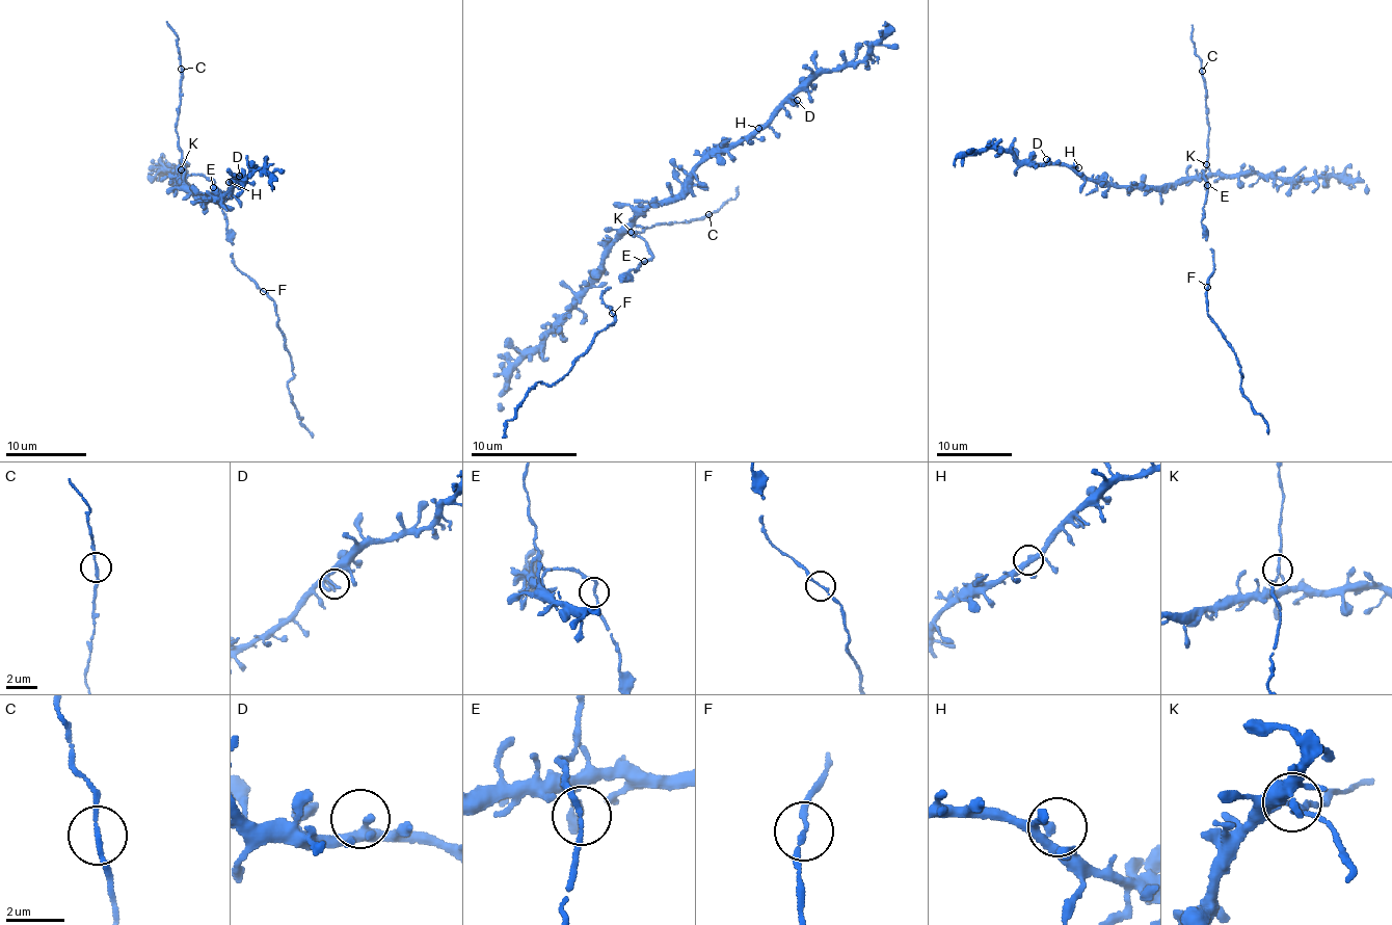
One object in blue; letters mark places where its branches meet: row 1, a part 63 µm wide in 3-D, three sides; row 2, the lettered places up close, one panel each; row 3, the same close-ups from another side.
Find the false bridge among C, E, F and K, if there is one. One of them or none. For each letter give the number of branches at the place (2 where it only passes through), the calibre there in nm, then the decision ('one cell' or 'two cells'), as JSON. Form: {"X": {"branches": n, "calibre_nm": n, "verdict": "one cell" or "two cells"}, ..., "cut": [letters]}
{"C": {"branches": 2, "calibre_nm": 160, "verdict": "one cell"}, "E": {"branches": 2, "calibre_nm": 150, "verdict": "one cell"}, "F": {"branches": 2, "calibre_nm": 150, "verdict": "one cell"}, "K": {"branches": 3, "calibre_nm": 170, "verdict": "two cells"}, "cut": ["K"]}

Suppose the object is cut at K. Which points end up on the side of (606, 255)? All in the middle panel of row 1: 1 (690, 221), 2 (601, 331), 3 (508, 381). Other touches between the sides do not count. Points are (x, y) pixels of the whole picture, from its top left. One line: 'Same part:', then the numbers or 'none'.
Same part: 3

